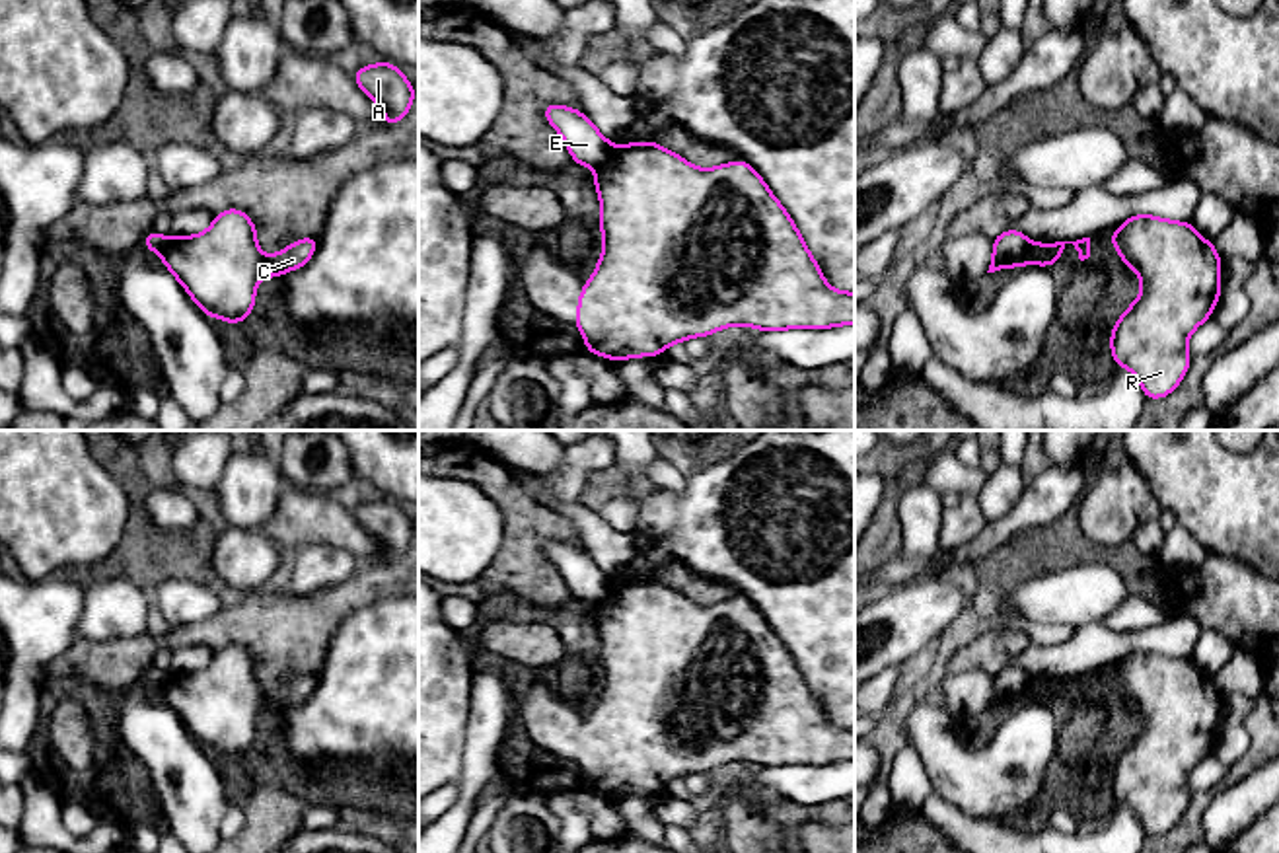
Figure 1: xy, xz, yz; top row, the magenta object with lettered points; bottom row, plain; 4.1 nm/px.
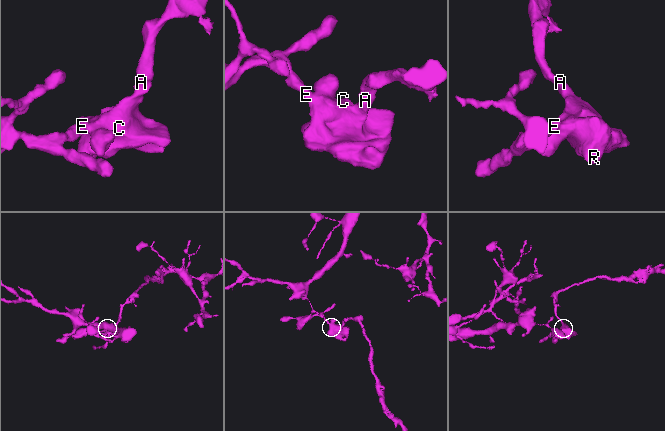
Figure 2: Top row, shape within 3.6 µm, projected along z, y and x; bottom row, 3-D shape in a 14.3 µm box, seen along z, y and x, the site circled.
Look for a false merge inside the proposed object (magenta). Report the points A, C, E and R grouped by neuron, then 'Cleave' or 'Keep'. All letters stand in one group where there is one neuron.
Groups: A C R / E. Cleave

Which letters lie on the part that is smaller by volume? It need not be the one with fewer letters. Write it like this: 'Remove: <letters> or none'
Remove: A, C, R

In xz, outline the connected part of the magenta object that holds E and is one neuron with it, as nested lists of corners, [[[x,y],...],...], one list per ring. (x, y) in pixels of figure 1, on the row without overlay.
[[[549,539],[543,553],[561,571],[574,600],[598,606],[607,596],[611,578],[582,547]]]

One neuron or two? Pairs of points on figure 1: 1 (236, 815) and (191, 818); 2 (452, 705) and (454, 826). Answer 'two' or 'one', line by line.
1: two
2: two

